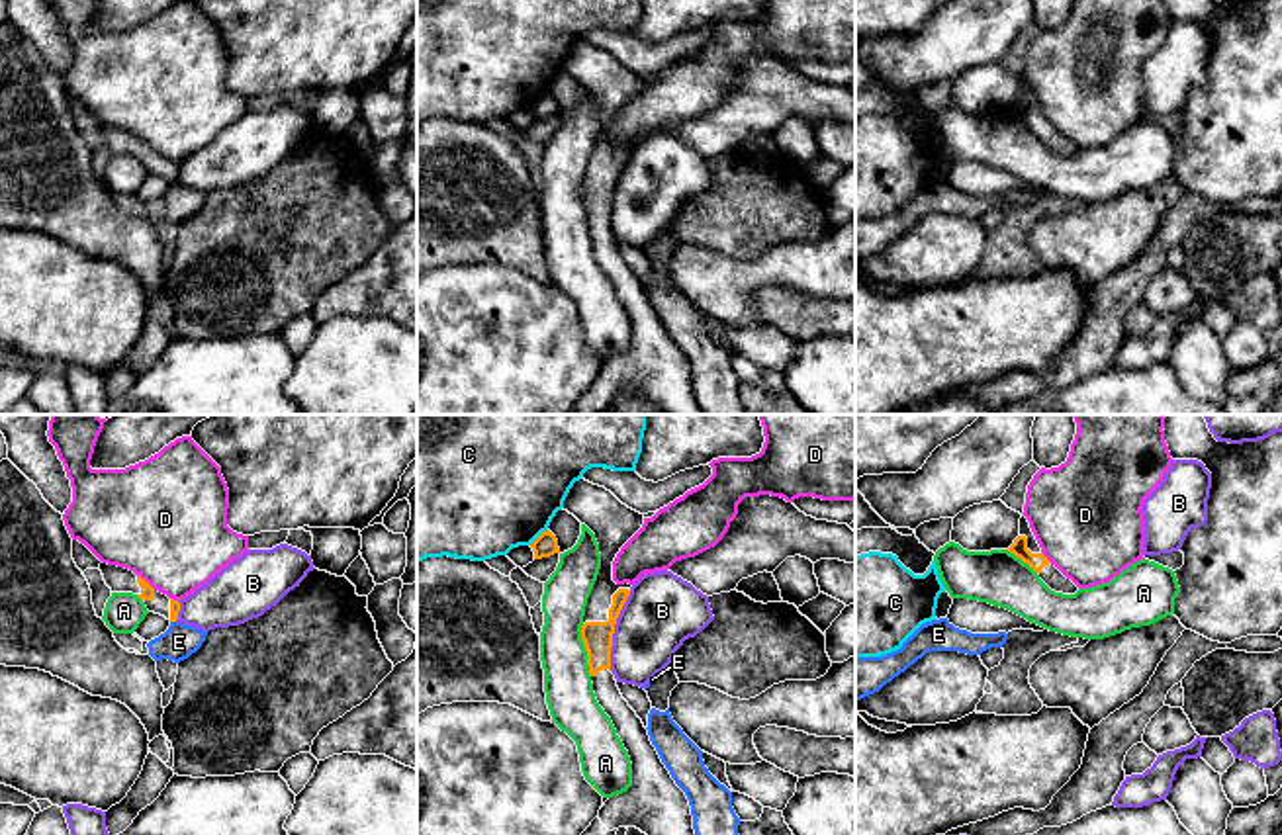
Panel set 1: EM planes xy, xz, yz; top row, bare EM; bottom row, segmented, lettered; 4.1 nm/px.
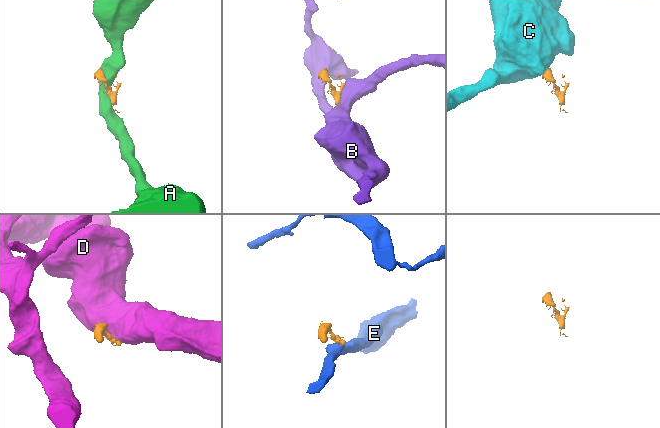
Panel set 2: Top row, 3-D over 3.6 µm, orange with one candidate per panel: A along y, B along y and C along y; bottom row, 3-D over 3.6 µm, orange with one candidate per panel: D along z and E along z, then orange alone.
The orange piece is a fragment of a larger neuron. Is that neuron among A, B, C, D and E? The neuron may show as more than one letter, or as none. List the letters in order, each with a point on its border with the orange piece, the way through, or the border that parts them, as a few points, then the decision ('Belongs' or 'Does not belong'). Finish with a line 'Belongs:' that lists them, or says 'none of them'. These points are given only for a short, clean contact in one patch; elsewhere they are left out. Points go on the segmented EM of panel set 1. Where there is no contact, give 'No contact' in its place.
A: Touches orange at xz (586, 650). Does not belong
B: Touches orange at xz (613, 632). Boundary: xz (631, 591), (615, 624), (611, 671). Does not belong
C: Touches orange at xz (539, 536). Boundary: xz (547, 528), (529, 544). Does not belong
D: Touches orange at xy (145, 581). Does not belong
E: Touches orange at xy (173, 620). Boundary: xy (177, 618), (171, 622). Does not belong
Belongs: none of them

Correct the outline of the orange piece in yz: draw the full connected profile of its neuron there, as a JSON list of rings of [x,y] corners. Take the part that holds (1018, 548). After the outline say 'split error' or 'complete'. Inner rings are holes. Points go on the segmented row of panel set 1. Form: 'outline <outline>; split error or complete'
outline [[[1024,514],[1020,518],[1020,536],[1008,551],[1028,563],[1051,591],[1063,594],[1075,594],[1078,591],[1078,587],[1041,553],[1041,548]]]; split error

